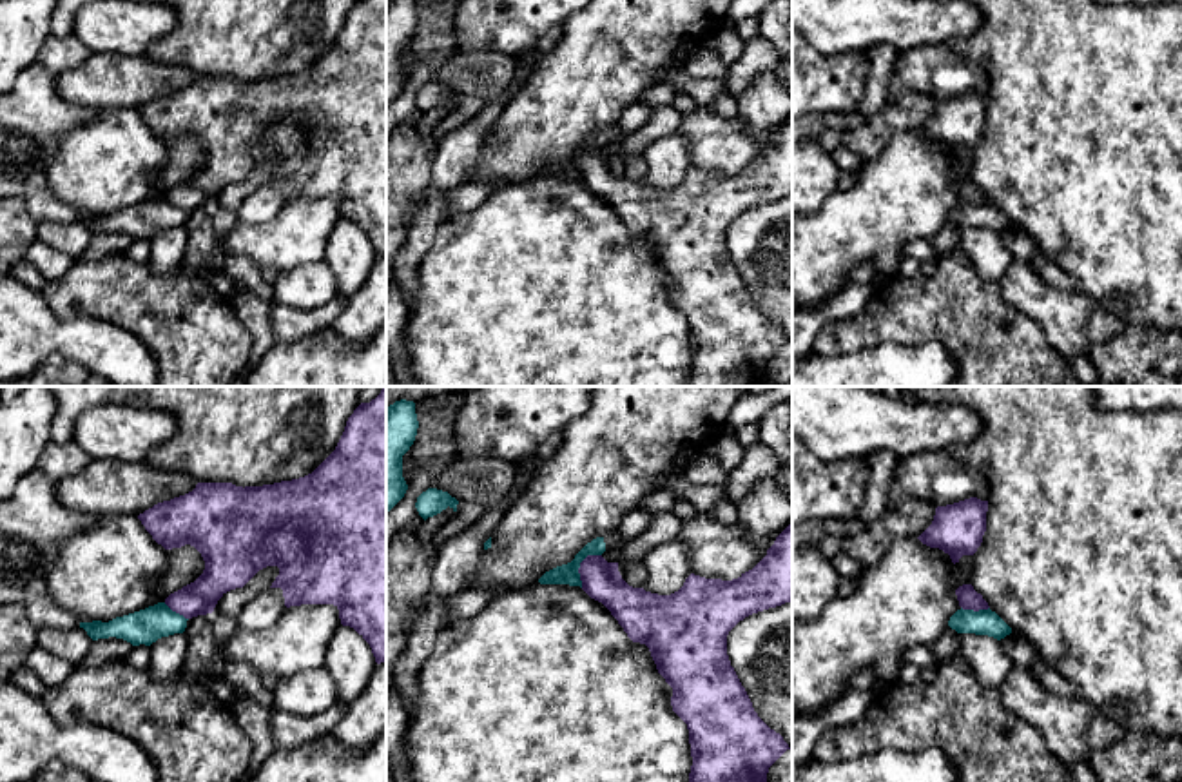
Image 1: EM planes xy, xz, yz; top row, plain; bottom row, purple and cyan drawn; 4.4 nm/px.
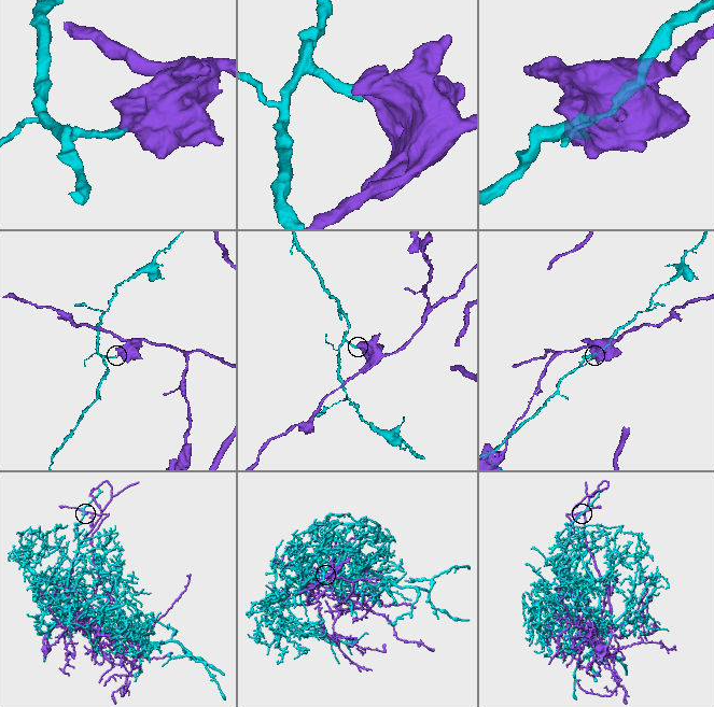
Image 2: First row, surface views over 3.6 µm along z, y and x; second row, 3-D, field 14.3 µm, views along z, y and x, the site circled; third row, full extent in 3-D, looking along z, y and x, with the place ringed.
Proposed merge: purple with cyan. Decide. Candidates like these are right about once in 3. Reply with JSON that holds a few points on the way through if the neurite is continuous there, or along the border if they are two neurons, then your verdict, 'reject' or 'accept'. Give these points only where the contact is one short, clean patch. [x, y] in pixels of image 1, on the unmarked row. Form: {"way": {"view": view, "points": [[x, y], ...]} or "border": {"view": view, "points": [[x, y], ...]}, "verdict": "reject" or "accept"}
{"border": {"view": "xz", "points": [[600, 147], [590, 147], [581, 156], [581, 180]]}, "verdict": "reject"}

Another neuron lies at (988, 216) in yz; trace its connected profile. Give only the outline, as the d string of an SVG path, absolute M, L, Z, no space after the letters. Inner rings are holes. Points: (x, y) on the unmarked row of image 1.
M961 201L950 210L948 220L957 227L988 229L997 234L1012 227L1012 221L990 201L979 205Z

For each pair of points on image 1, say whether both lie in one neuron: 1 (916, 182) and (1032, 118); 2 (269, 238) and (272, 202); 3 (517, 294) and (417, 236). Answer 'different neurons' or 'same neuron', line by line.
1: different neurons
2: different neurons
3: different neurons

